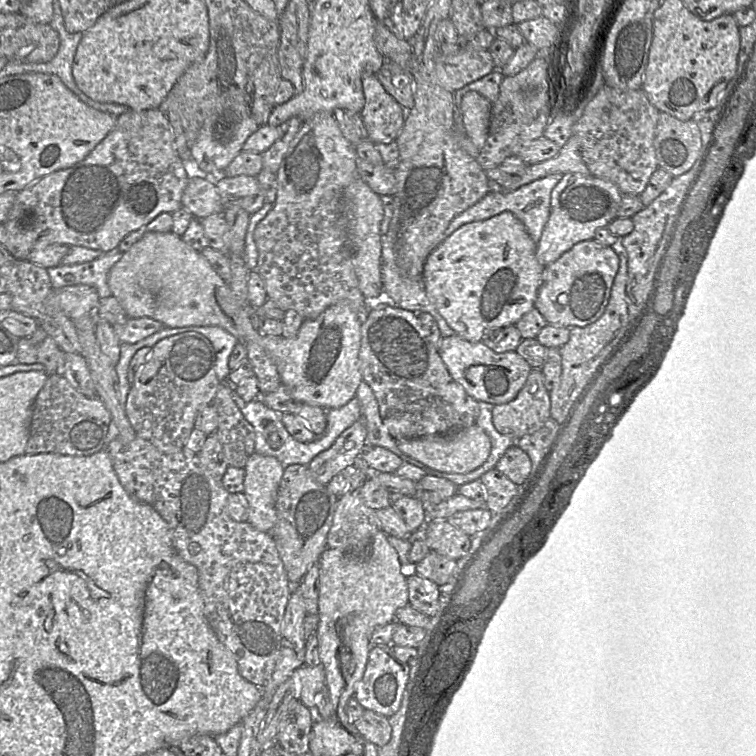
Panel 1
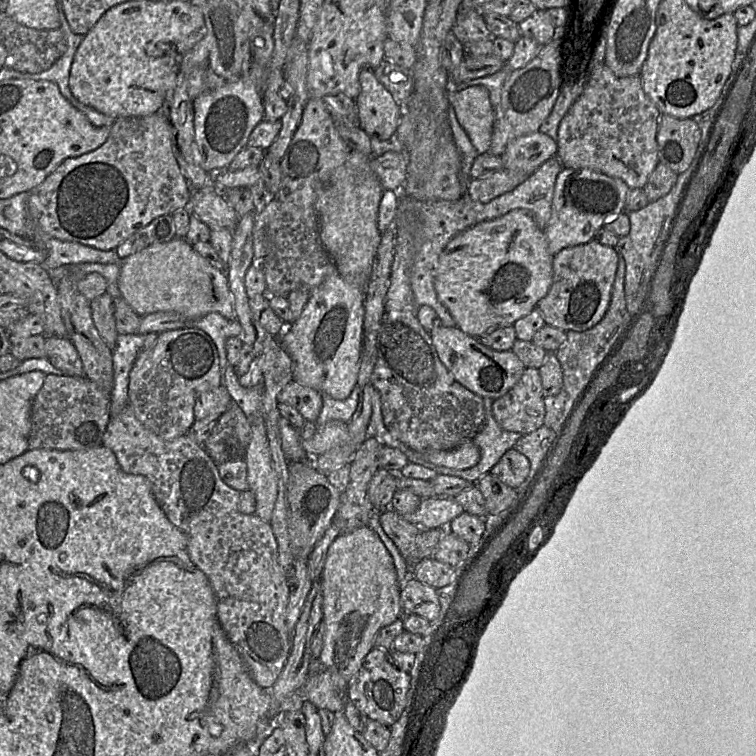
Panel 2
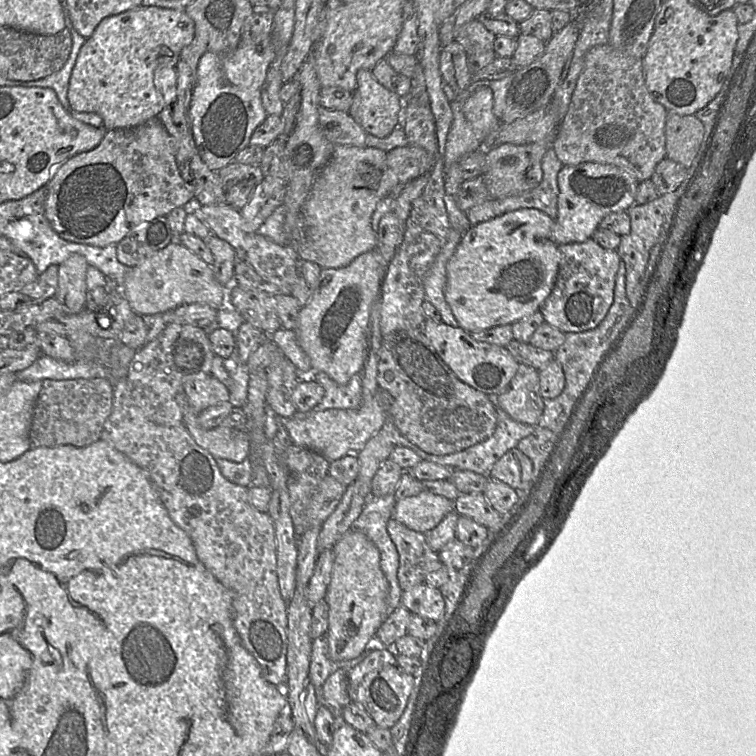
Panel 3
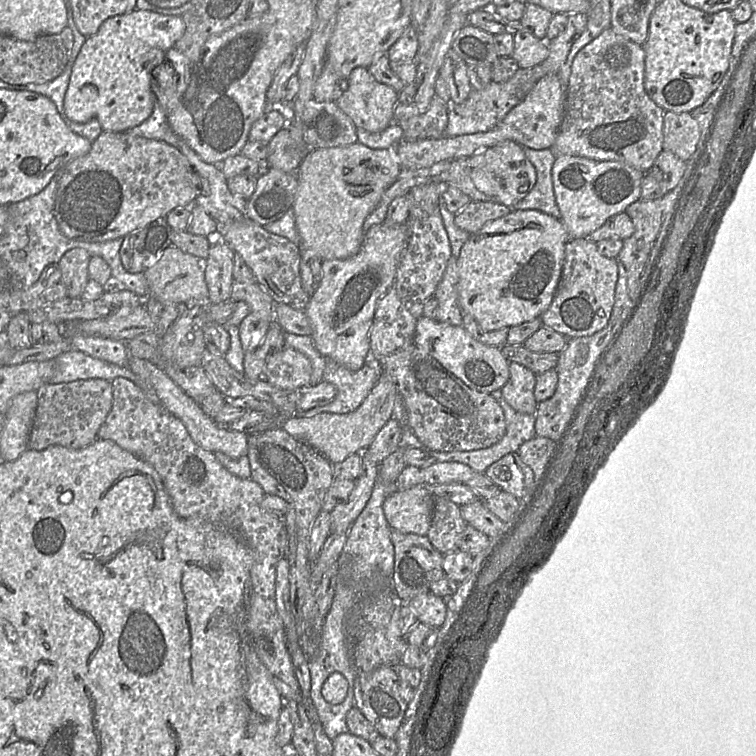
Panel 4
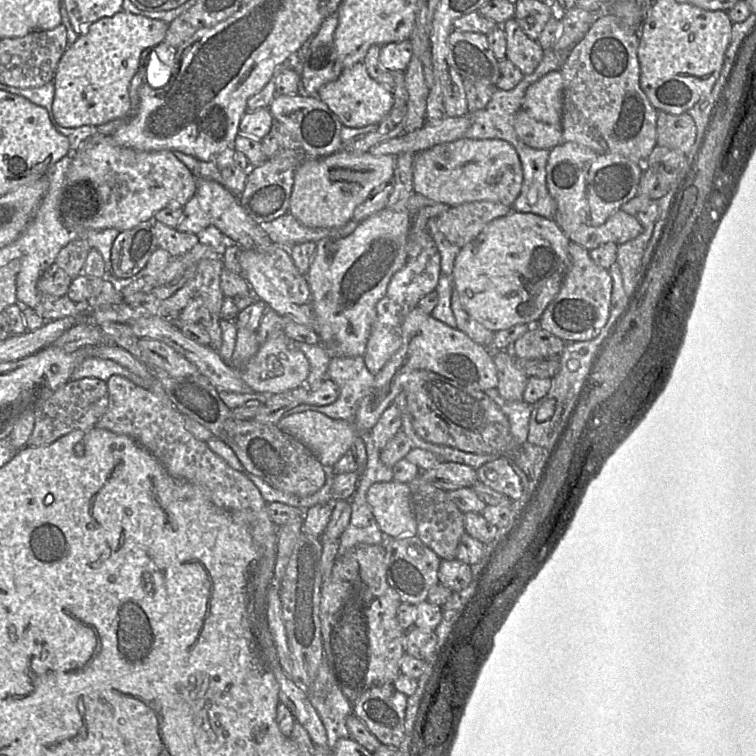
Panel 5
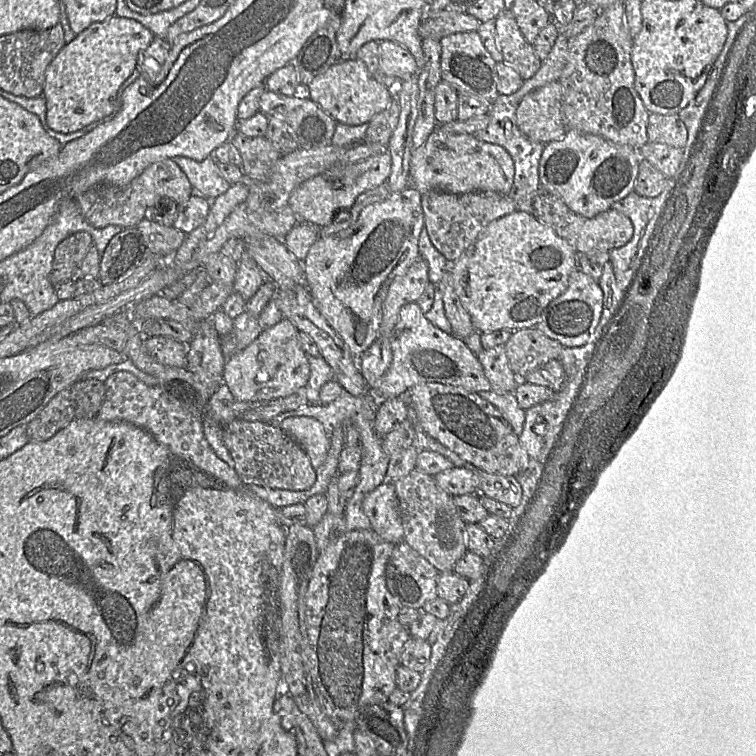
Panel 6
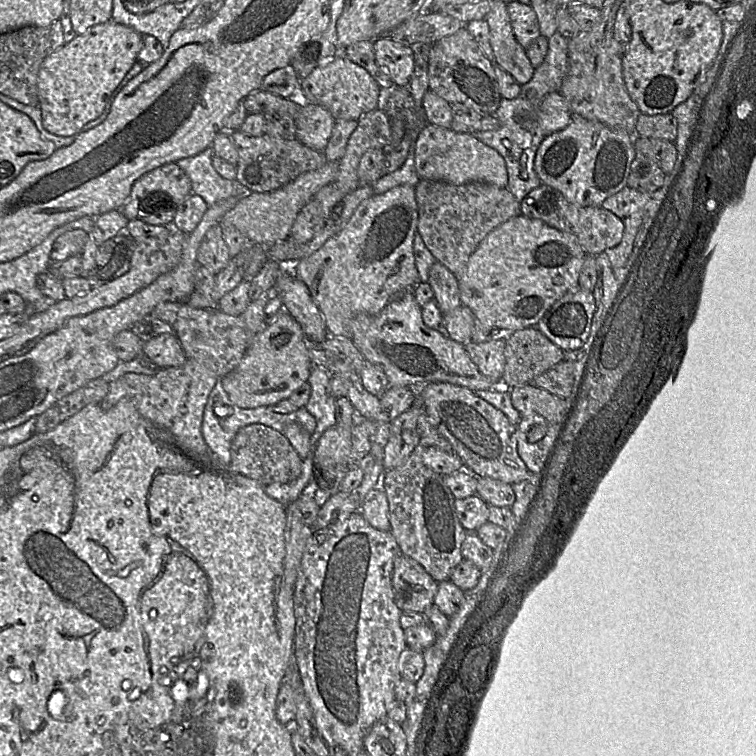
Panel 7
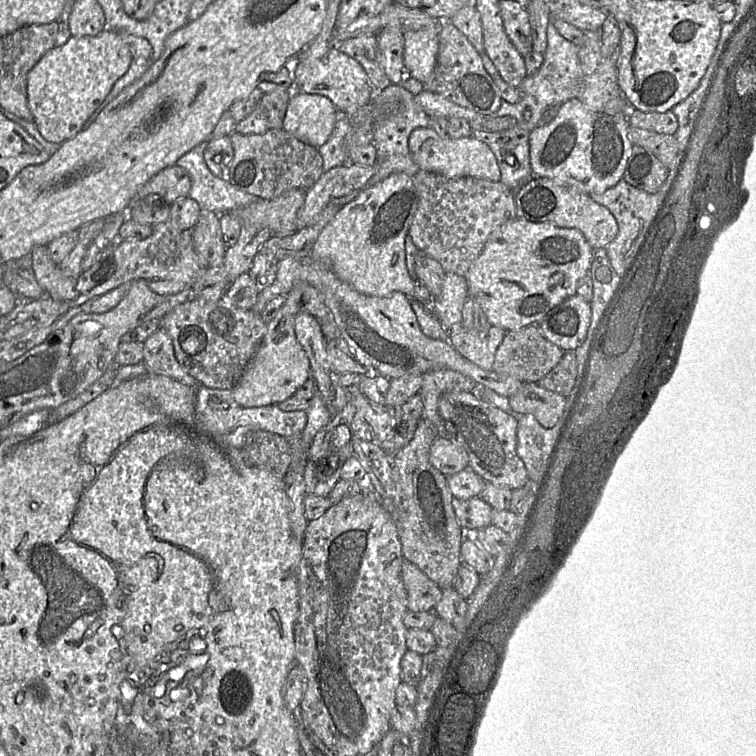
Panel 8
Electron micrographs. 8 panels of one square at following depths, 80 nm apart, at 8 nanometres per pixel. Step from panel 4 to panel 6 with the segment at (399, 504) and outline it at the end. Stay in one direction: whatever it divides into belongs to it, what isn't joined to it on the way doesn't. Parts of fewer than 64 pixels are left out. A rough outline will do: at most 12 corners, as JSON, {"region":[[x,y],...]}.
{"region":[[393,482],[368,493],[362,508],[371,529],[386,541],[403,541]]}

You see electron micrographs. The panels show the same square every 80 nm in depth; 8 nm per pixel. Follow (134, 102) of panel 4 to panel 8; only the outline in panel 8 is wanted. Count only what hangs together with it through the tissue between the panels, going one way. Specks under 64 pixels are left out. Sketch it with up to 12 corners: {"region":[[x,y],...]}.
{"region":[[109,28],[27,76],[40,134],[76,136],[132,60]]}

